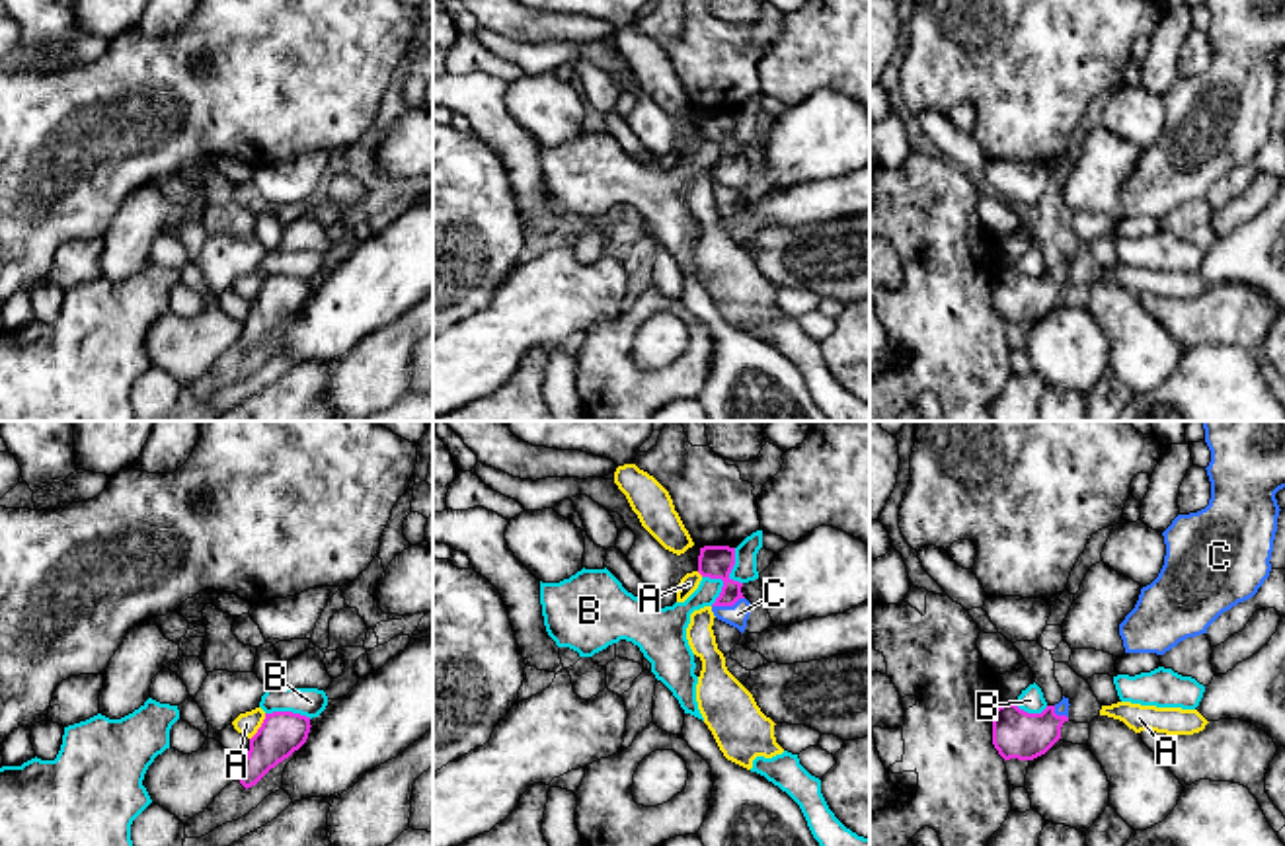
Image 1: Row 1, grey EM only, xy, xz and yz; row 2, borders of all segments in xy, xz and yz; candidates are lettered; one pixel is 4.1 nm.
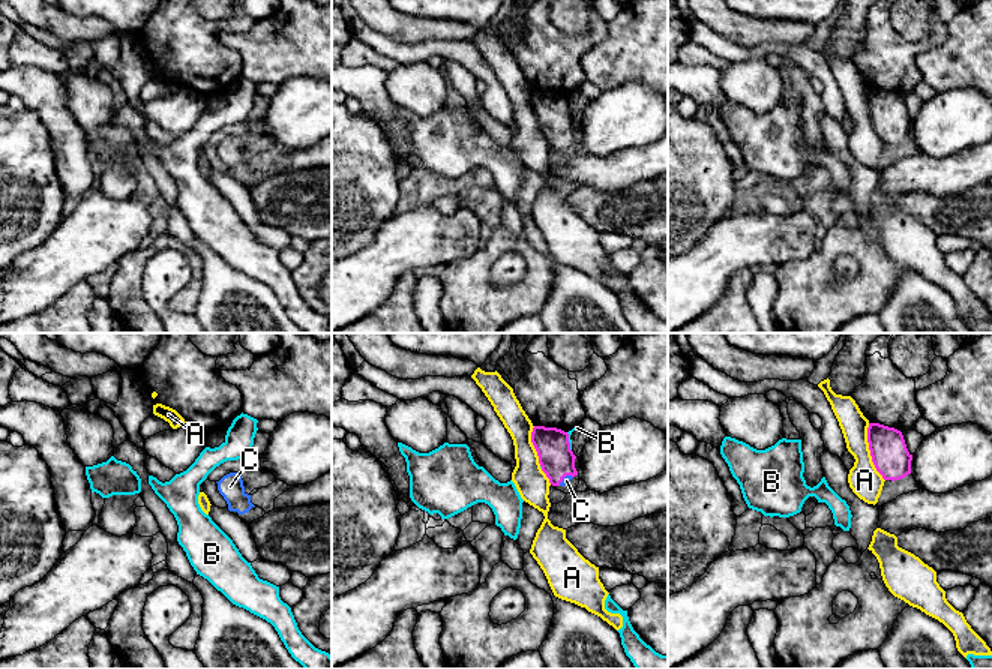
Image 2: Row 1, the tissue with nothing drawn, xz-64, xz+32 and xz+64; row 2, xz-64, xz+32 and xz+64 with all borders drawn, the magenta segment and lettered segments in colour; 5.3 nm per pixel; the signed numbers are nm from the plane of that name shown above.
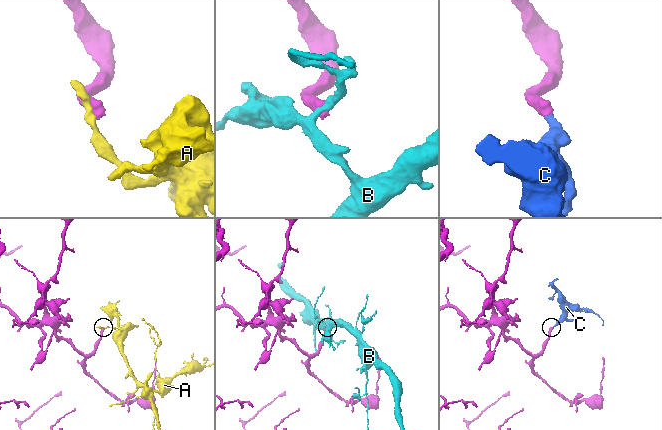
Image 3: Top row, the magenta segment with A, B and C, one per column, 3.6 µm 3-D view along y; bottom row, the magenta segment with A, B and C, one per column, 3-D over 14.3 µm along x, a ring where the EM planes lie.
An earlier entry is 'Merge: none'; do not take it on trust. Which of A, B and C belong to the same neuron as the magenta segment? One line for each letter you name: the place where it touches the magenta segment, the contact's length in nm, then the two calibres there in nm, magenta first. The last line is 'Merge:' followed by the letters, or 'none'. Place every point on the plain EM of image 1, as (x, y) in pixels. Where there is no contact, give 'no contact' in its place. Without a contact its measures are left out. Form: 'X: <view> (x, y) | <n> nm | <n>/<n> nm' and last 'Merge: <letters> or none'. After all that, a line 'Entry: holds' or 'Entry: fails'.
C: xz (728, 168) | 140 nm | 140/90 nm
Merge: C
Entry: fails

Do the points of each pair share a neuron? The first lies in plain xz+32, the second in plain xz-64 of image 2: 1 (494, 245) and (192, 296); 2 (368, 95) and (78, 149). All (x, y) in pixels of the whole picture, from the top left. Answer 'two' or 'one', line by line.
1: one
2: one

